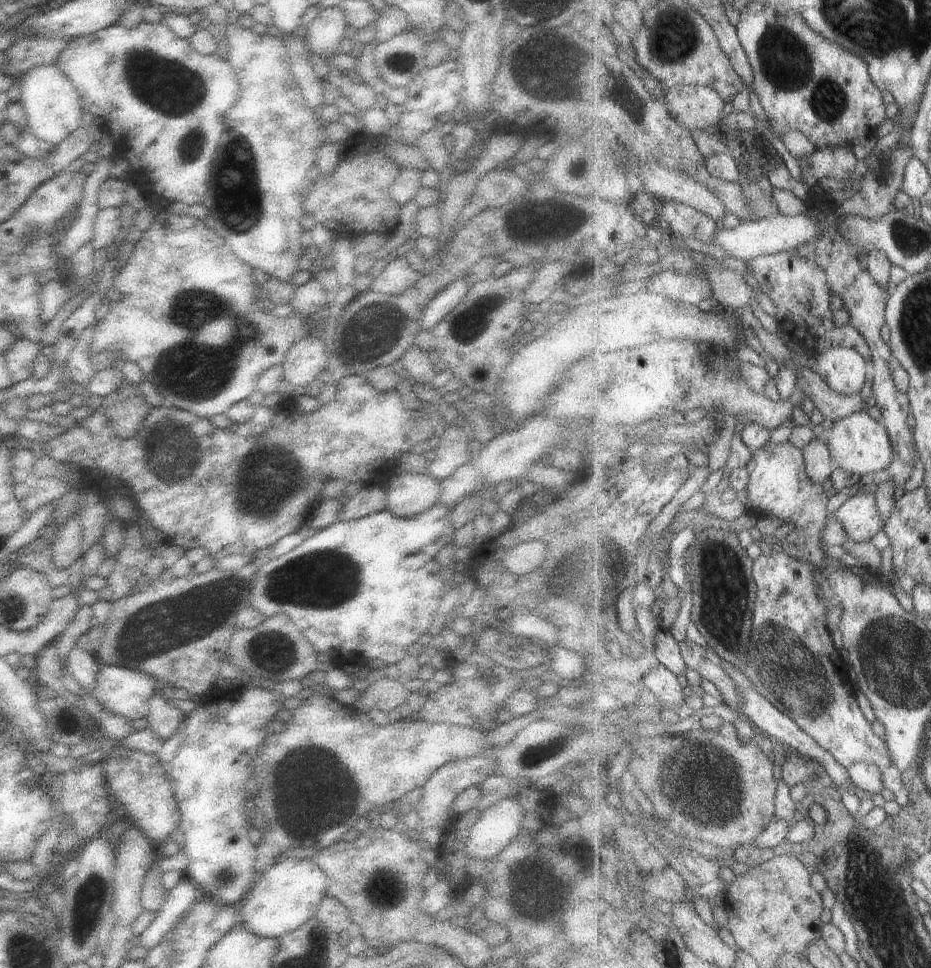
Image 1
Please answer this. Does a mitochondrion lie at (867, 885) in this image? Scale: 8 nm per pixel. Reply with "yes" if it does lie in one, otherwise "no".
yes

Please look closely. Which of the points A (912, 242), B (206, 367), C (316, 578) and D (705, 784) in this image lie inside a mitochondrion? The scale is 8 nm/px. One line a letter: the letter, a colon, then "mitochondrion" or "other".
A: mitochondrion
B: mitochondrion
C: mitochondrion
D: mitochondrion

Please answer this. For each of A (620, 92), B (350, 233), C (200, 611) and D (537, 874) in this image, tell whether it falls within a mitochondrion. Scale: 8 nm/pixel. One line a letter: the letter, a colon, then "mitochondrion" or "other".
A: other
B: other
C: mitochondrion
D: mitochondrion

